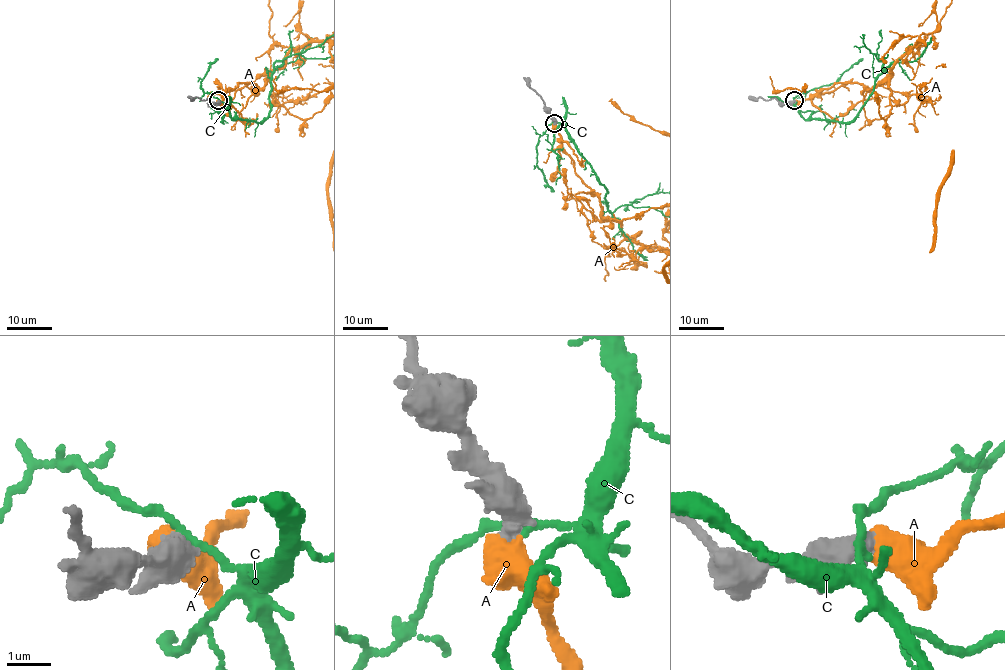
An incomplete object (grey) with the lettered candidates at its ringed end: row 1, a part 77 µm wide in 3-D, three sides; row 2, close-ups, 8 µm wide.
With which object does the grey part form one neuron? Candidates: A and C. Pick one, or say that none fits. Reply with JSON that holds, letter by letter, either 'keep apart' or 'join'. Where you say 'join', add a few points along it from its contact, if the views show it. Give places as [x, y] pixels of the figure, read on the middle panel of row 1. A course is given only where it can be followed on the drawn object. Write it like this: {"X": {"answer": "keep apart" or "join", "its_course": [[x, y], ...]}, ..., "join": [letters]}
{"A": {"answer": "join"}, "C": {"answer": "keep apart"}, "join": ["A"]}

